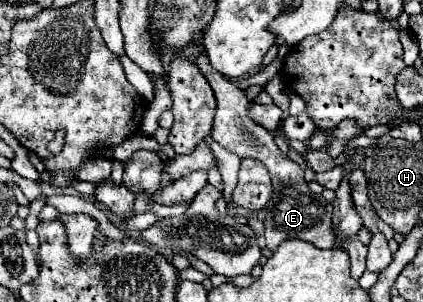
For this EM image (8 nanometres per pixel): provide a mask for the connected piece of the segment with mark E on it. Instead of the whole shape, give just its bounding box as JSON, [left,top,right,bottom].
[197,43,367,277]

